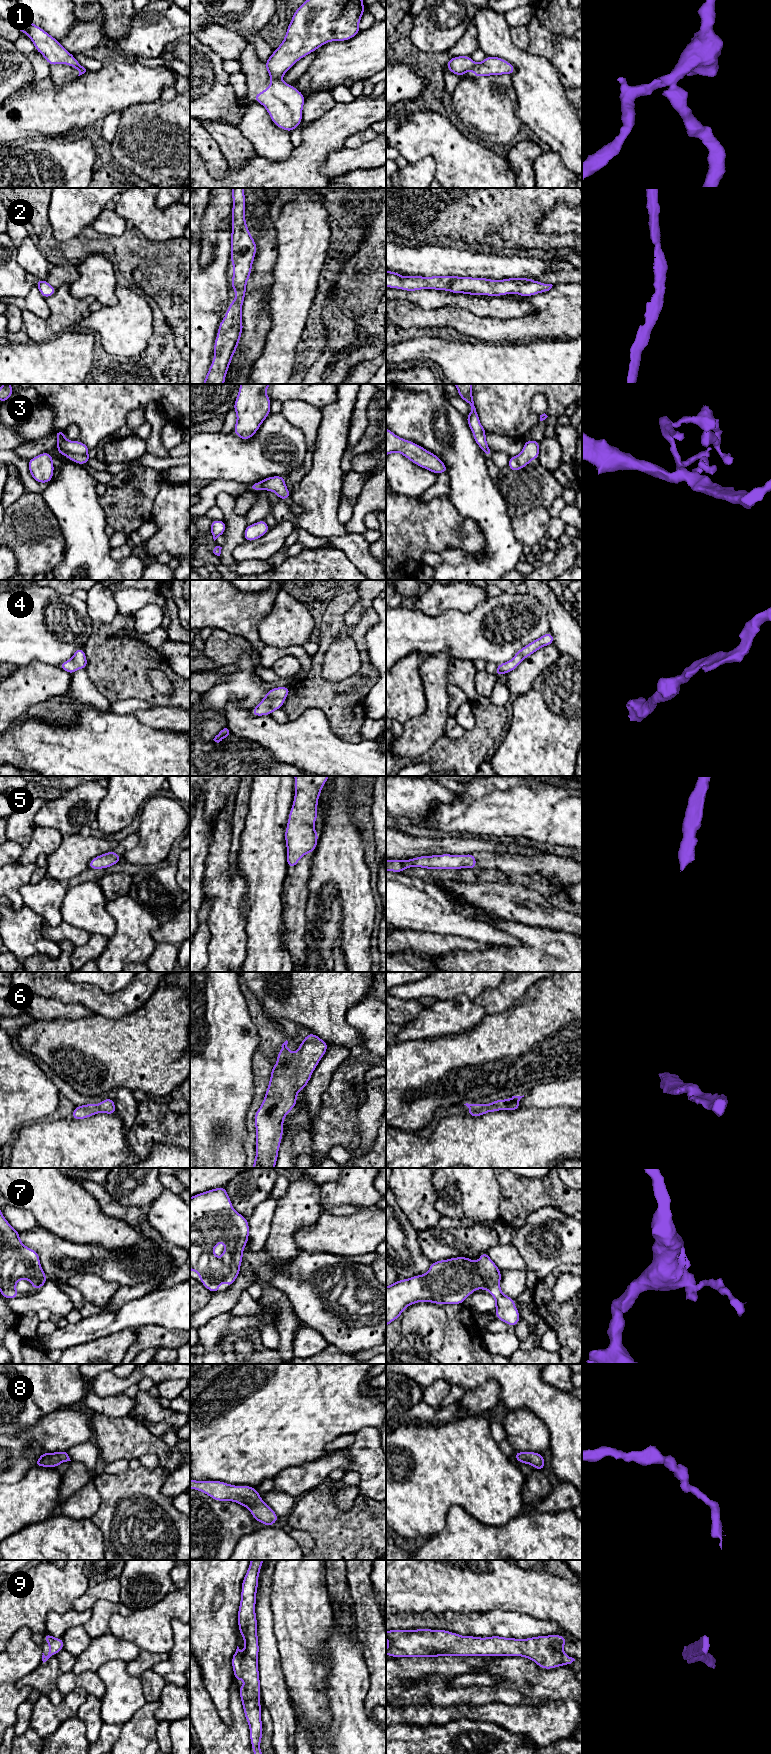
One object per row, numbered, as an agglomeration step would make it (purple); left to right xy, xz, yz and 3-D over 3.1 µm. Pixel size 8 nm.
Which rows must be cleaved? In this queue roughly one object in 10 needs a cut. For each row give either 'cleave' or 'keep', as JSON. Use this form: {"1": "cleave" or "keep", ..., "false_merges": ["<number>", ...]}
{"1": "cleave", "2": "keep", "3": "cleave", "4": "keep", "5": "keep", "6": "keep", "7": "keep", "8": "keep", "9": "keep", "false_merges": ["1", "3"]}

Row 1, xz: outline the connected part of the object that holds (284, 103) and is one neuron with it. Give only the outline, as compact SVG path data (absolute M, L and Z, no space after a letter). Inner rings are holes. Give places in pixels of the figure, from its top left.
M272 78L270 85L254 96L254 101L265 107L276 126L290 133L302 122L305 96L279 78Z

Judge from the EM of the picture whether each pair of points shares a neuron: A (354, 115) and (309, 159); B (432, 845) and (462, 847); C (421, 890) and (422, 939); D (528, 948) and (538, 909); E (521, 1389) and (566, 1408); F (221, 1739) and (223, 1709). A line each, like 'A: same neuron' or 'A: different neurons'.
A: same neuron
B: same neuron
C: different neurons
D: different neurons
E: same neuron
F: different neurons

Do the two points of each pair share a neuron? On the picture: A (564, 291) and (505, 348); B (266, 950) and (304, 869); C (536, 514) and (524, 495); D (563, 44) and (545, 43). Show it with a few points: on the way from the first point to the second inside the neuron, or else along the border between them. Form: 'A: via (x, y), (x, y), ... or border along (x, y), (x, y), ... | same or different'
A: border along (533, 339), (517, 342), (486, 343) | different
B: border along (283, 890), (283, 938) | different
C: border along (548, 508), (535, 506), (512, 519) | different
D: via (559, 47), (549, 45) | same

